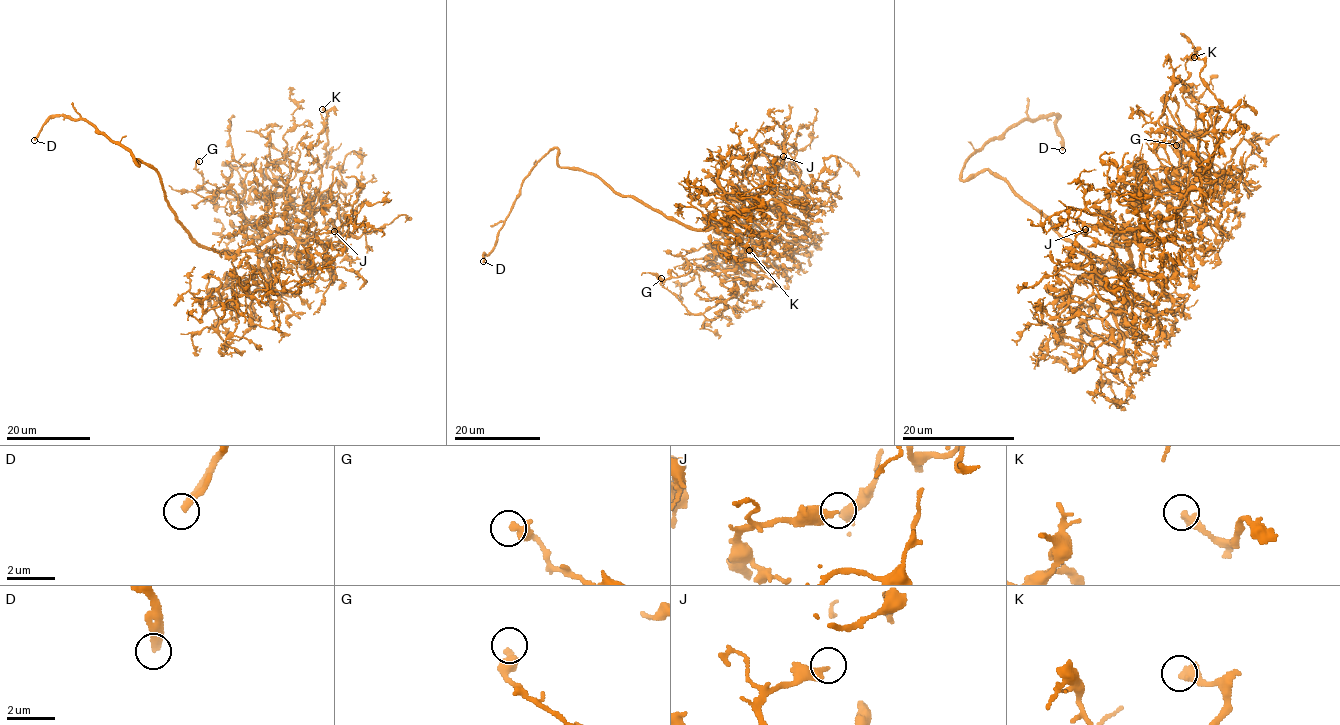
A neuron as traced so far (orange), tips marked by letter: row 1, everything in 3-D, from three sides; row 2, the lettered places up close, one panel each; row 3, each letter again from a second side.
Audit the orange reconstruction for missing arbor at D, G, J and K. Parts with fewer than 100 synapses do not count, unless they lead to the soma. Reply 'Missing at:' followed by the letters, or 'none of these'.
Missing at: D

